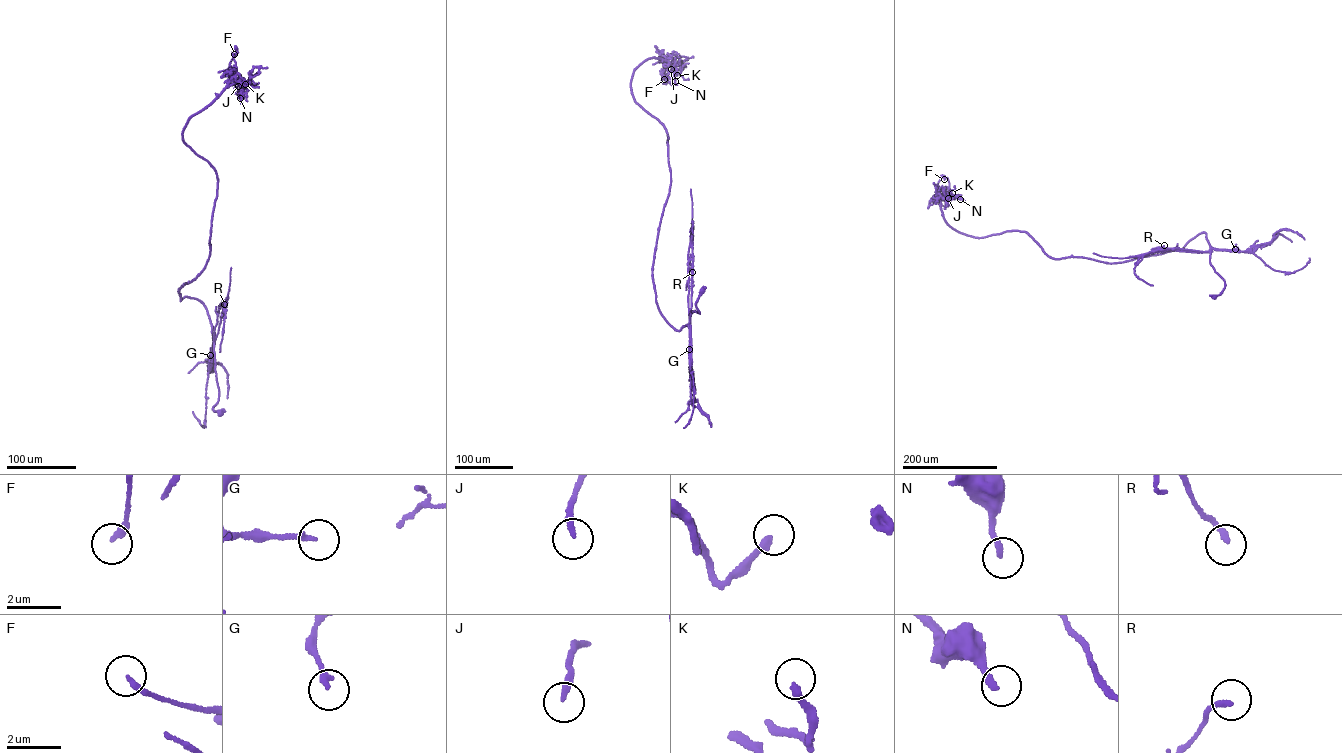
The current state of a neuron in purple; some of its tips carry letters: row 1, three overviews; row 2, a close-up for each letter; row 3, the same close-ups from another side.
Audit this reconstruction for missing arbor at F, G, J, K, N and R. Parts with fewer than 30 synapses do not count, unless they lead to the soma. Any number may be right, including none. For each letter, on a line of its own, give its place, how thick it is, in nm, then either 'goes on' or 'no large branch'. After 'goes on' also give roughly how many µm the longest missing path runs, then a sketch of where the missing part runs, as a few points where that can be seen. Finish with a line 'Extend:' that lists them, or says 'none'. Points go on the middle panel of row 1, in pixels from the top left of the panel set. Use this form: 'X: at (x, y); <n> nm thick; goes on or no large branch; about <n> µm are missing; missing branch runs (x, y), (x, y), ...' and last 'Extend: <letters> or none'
F: at (664, 79); 200 nm thick; no large branch
G: at (689, 349); 190 nm thick; no large branch
J: at (671, 69); 200 nm thick; goes on; about 10 µm are missing
K: at (677, 75); 260 nm thick; goes on; about 35 µm are missing
N: at (675, 81); 220 nm thick; goes on; about 30 µm are missing
R: at (692, 272); 200 nm thick; no large branch
Extend: J, K, N

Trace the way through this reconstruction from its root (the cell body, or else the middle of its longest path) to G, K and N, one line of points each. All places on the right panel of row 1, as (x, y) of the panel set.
G: (1214, 297), (1220, 294), (1225, 282), (1211, 265), (1209, 243), (1213, 248), (1235, 249)
K: (1214, 297), (1225, 281), (1206, 233), (1123, 262), (1053, 259), (1025, 232), (956, 230), (940, 207), (952, 193)
N: (1214, 297), (1225, 281), (1204, 232), (1123, 262), (1053, 259), (1025, 232), (956, 230), (941, 197), (960, 199)

